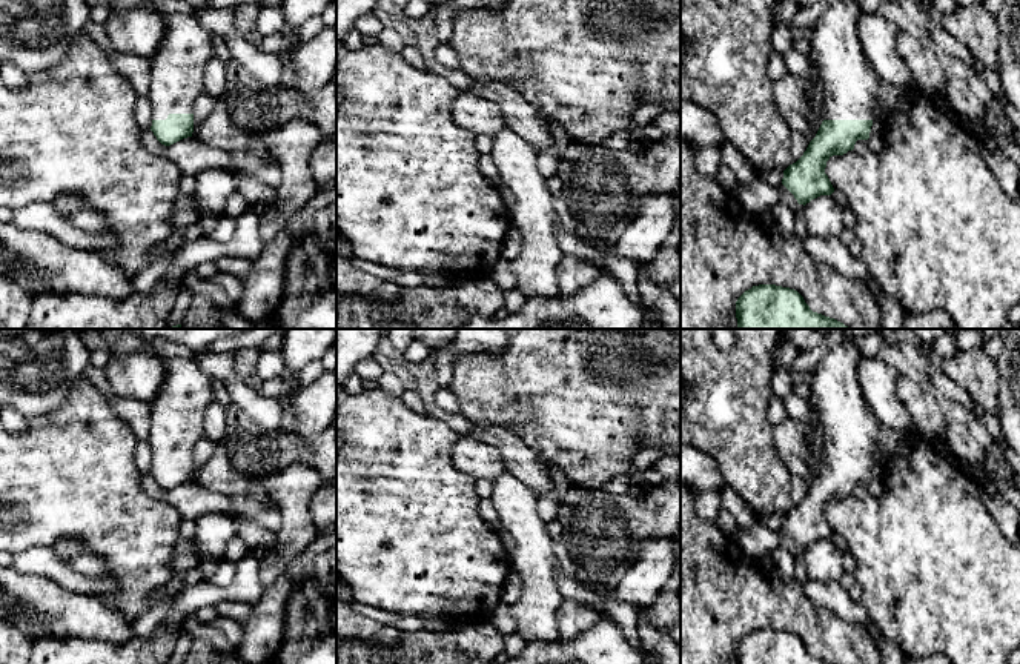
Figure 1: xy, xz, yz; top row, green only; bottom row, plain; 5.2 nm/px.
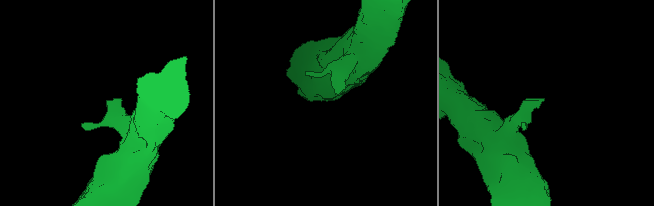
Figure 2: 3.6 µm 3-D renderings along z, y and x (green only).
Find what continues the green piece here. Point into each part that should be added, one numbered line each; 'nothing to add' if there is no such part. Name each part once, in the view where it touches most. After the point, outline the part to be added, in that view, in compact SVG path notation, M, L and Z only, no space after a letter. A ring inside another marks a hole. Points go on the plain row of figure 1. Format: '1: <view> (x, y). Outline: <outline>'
1: yz (851, 429). Outline: M845 334L845 340L823 357L813 375L811 393L826 438L825 464L883 463L879 446L882 424L866 404L859 383L857 366L860 358L859 341Z

